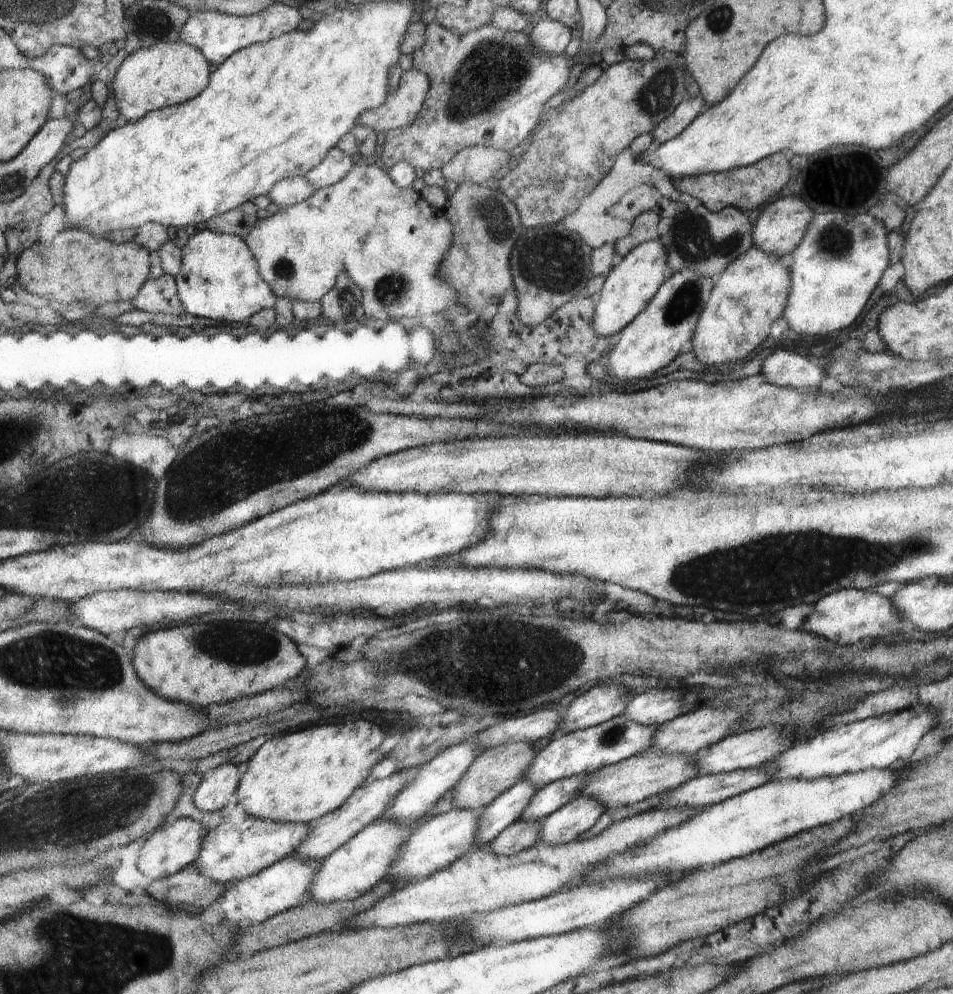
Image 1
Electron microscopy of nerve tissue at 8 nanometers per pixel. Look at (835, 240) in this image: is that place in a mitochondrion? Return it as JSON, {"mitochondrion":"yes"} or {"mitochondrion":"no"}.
{"mitochondrion":"yes"}

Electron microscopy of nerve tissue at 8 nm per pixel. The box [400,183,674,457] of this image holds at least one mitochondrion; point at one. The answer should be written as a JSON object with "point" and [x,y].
{"point":[552,261]}

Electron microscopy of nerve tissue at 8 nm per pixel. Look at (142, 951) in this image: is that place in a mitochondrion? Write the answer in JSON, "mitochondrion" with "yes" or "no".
{"mitochondrion":"yes"}

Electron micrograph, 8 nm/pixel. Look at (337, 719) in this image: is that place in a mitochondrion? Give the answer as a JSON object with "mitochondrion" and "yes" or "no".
{"mitochondrion":"no"}

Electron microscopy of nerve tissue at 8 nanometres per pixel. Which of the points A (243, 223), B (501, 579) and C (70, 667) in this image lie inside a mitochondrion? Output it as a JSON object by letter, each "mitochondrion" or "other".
{"A":"other","B":"other","C":"mitochondrion"}

